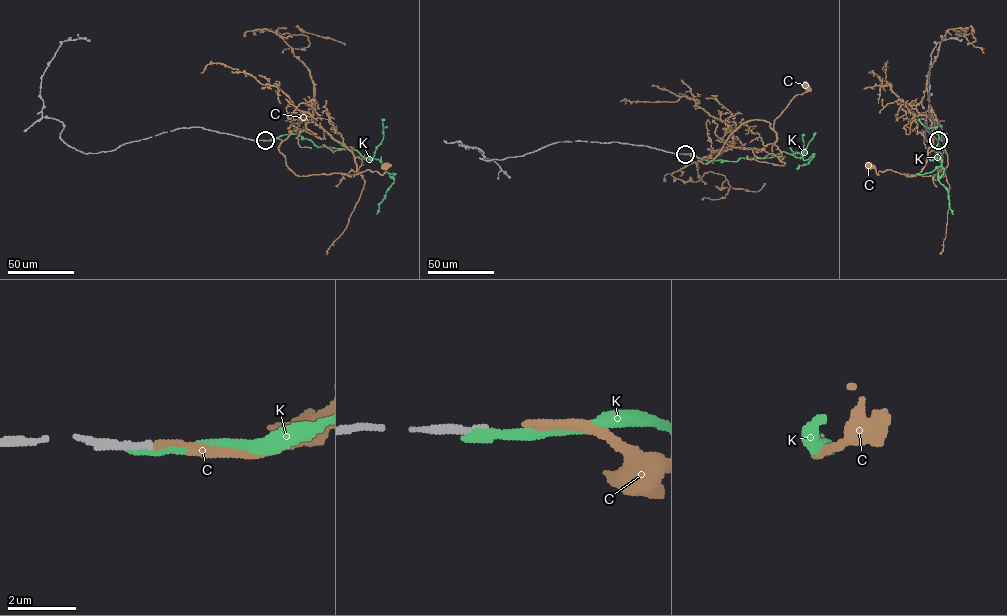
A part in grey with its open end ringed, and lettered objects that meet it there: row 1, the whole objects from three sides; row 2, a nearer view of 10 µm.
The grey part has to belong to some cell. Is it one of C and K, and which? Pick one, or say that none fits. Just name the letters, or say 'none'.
C

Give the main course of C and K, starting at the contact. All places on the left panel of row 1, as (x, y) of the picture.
C: (265, 140), (281, 140), (278, 149), (296, 175), (353, 176), (366, 169), (382, 174), (385, 166)
K: (265, 140), (297, 134), (317, 146), (355, 149), (363, 157), (378, 159), (393, 182), (376, 214)

